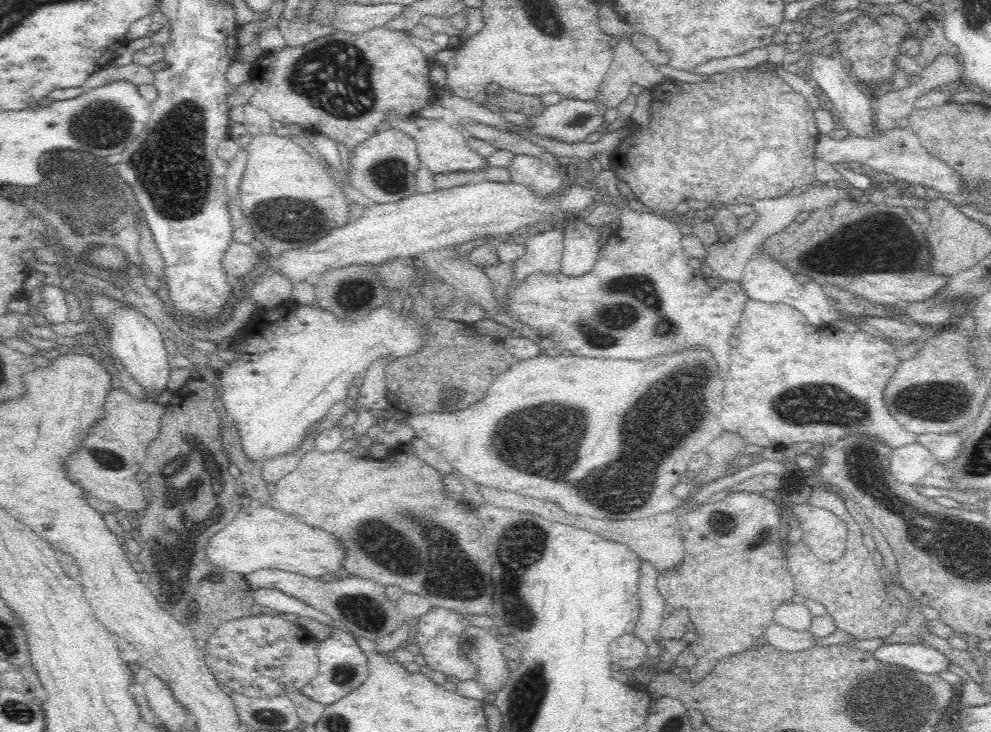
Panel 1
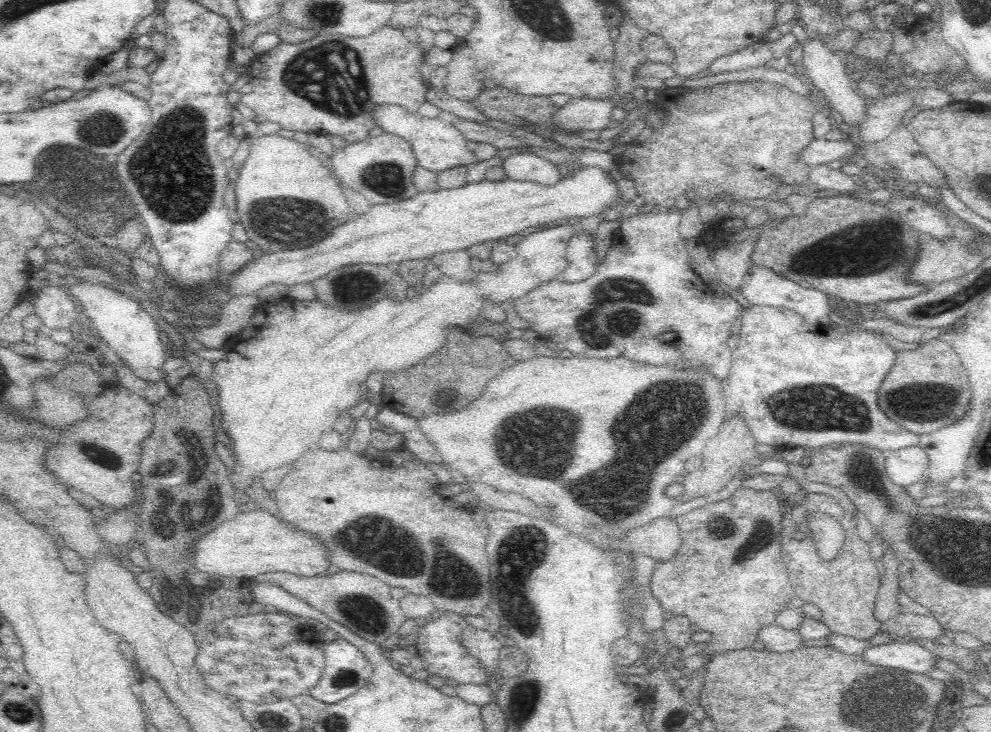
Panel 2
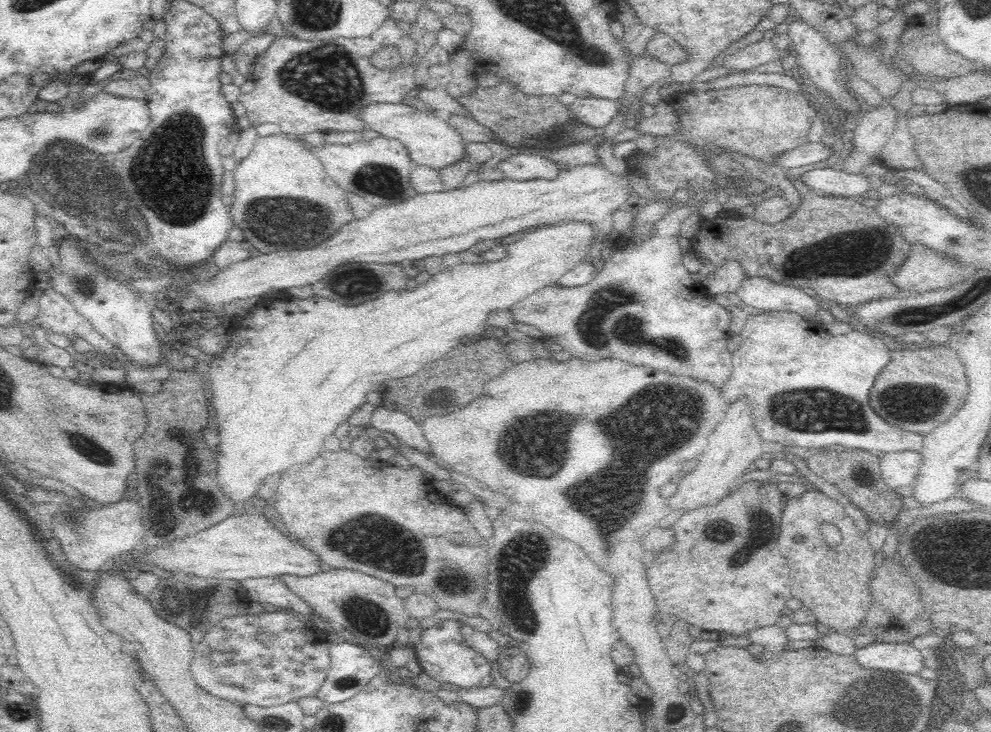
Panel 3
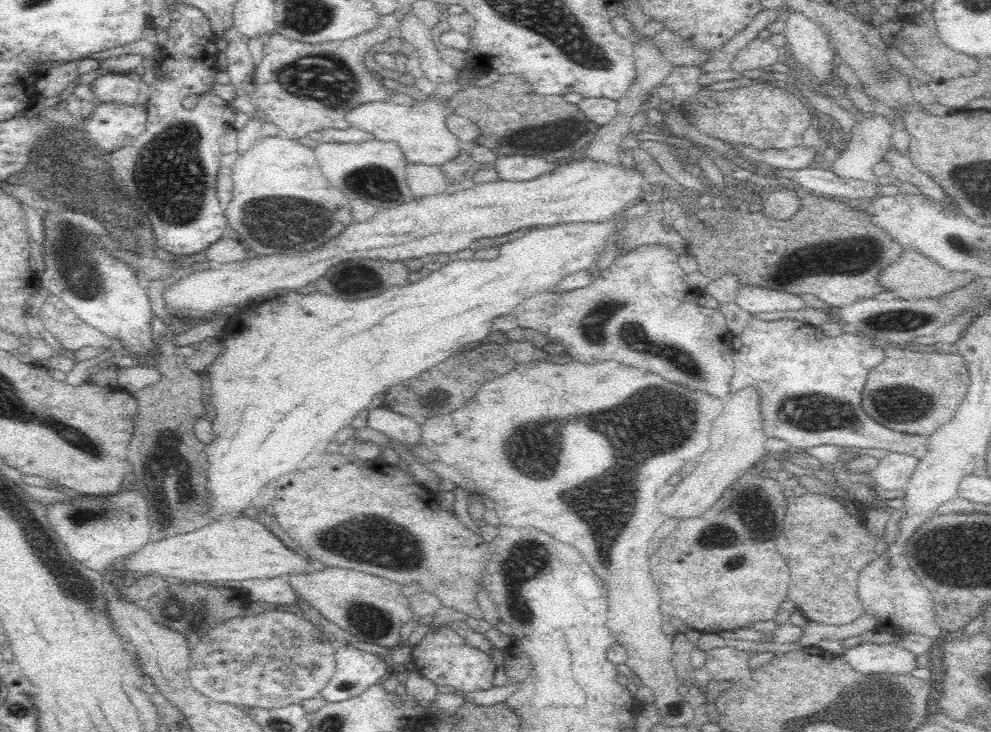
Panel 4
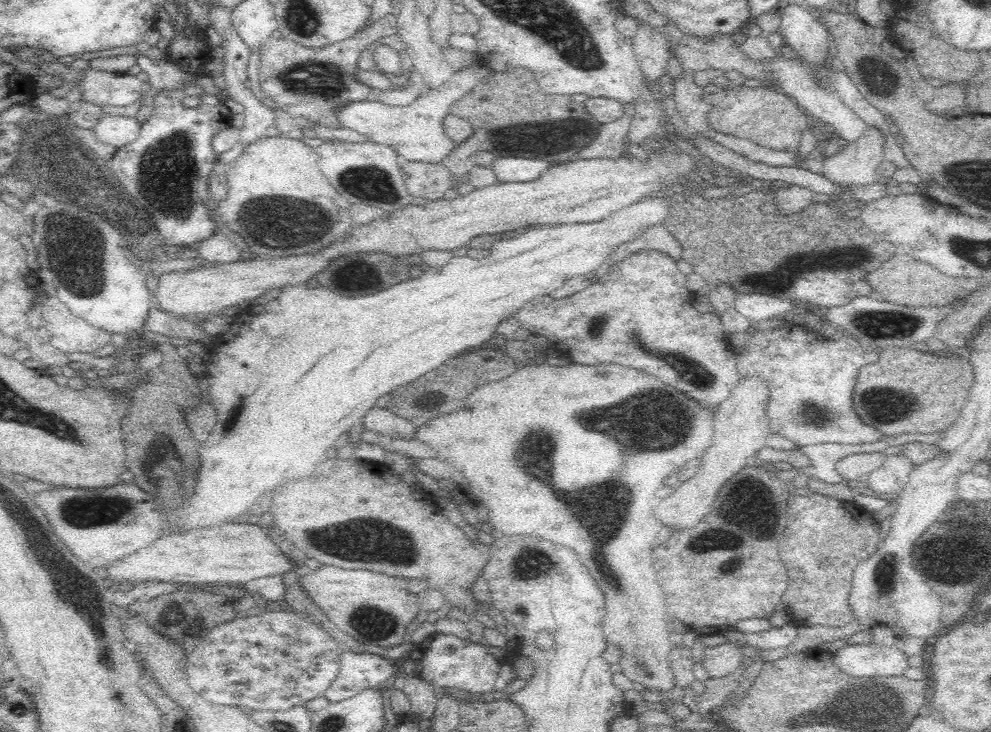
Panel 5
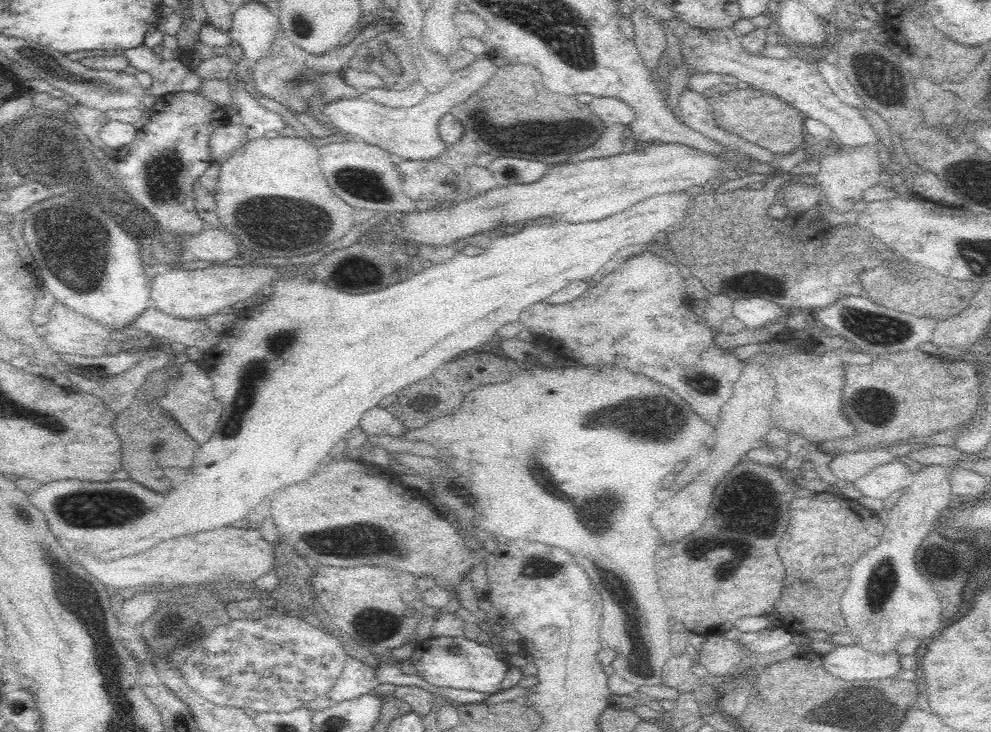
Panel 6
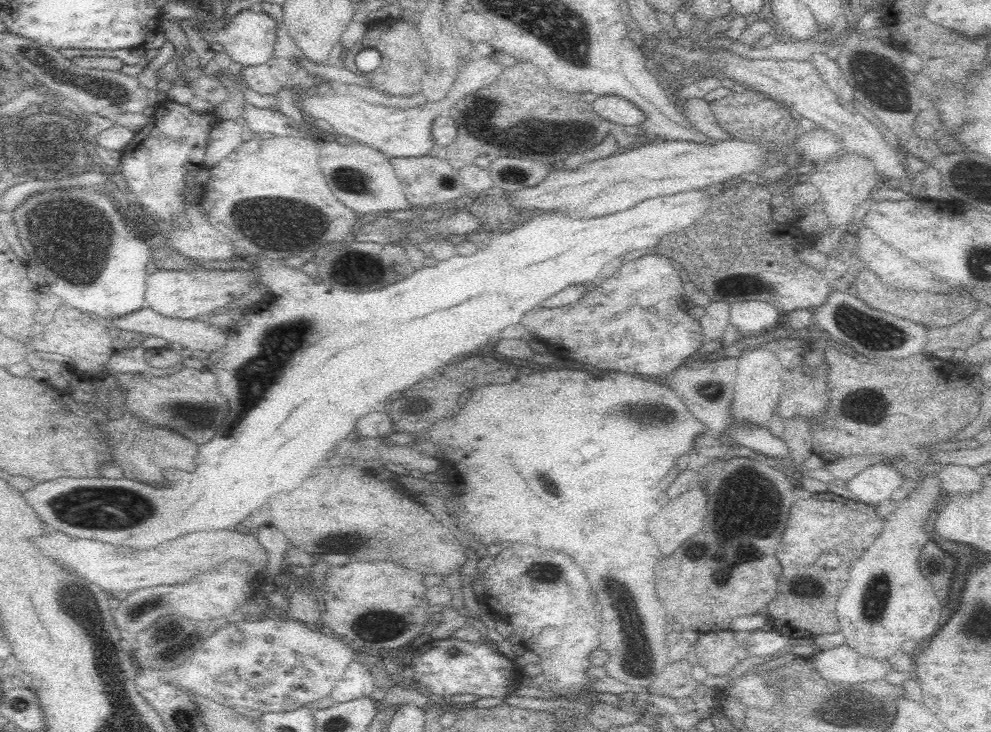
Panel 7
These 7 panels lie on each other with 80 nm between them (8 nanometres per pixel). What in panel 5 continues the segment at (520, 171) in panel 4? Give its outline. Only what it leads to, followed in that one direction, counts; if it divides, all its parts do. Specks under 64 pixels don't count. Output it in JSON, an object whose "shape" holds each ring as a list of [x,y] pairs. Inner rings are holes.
{"shape":[[[496,157],[490,168],[498,183],[533,181],[550,168],[544,160],[532,158]]]}

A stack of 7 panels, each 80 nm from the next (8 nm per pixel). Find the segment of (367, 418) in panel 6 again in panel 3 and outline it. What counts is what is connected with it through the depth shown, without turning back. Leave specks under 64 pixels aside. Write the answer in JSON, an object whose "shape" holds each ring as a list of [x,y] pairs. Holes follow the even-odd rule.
{"shape":[[[383,406],[376,407],[371,414],[368,426],[374,427],[380,432],[389,432],[398,438],[401,445],[416,448],[434,459],[434,454],[430,450],[430,445],[426,441],[419,423],[405,412],[393,411]]]}

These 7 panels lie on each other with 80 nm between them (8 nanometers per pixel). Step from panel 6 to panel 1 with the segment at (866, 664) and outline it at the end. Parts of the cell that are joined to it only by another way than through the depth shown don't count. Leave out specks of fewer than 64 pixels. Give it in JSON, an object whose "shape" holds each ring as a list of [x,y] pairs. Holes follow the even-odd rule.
{"shape":[[[924,643],[883,644],[872,651],[874,659],[889,665],[906,667],[924,674],[934,674],[946,670],[948,658],[944,653]]]}

